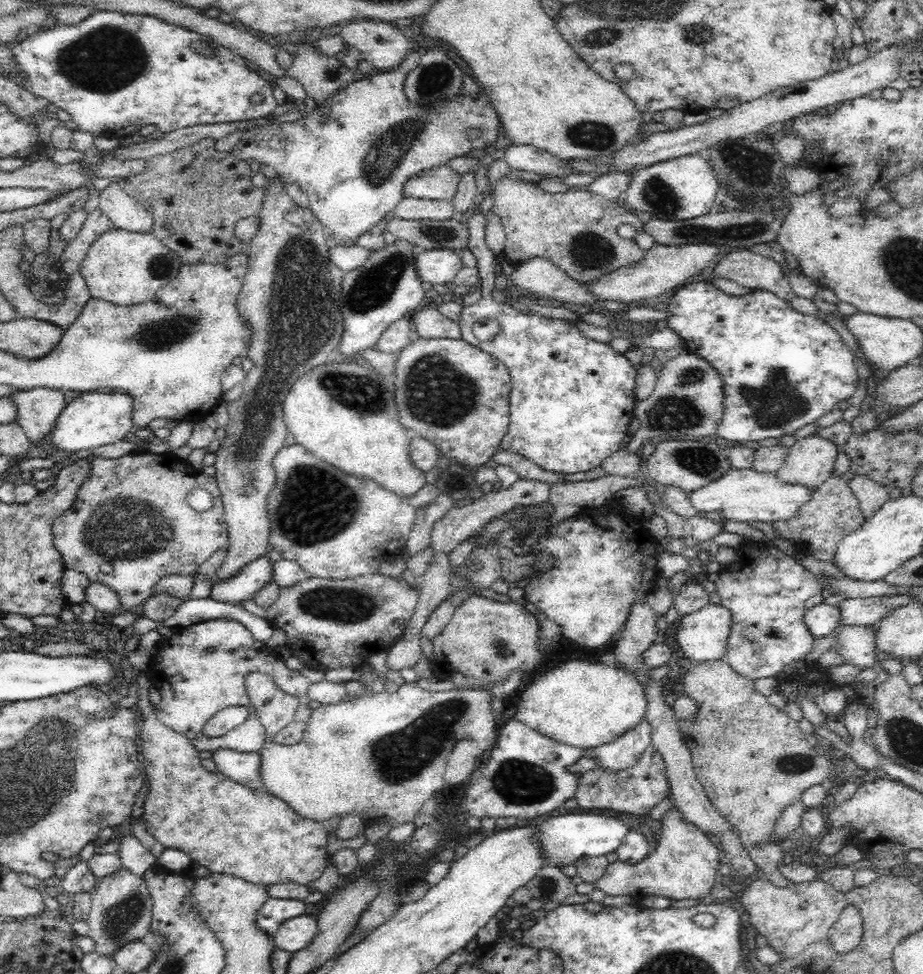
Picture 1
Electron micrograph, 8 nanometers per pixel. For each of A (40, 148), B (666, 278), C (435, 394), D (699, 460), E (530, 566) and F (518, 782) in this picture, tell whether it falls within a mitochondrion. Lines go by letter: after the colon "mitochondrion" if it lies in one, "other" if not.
A: other
B: other
C: mitochondrion
D: mitochondrion
E: mitochondrion
F: mitochondrion

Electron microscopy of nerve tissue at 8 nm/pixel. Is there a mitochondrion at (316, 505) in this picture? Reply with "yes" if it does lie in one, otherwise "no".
yes

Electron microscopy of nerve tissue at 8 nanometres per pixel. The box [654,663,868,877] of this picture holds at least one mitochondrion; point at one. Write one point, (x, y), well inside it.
(795, 763)

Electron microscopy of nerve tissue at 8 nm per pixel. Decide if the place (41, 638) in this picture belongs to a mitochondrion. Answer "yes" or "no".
no

